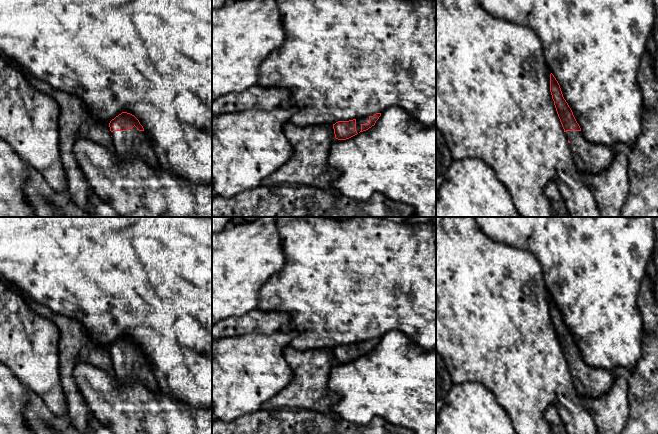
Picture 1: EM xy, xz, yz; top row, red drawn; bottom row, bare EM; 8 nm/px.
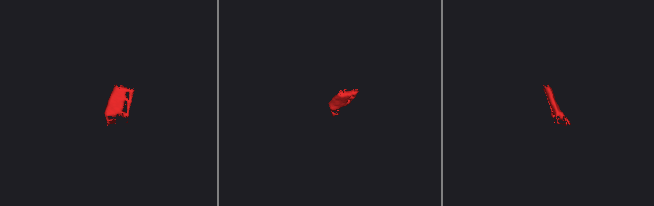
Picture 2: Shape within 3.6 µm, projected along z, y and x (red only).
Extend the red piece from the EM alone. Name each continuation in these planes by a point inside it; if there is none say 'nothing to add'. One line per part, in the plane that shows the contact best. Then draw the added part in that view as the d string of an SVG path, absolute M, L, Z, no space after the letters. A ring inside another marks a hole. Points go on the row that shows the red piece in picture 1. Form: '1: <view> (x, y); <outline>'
1: xz (365, 120); M369 117L356 119L356 131L359 133L361 131L362 124L369 124Z

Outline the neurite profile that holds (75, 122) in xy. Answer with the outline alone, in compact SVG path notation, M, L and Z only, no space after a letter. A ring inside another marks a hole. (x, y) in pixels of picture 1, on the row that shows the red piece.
M10 58L6 60L13 66L19 68L30 84L37 90L51 96L60 107L60 152L66 173L68 189L74 202L83 208L88 206L88 193L91 187L76 161L74 155L74 144L80 137L90 139L105 146L112 152L112 135L108 123L96 120L86 111L84 103L76 96L51 87L45 81L28 75L16 62Z

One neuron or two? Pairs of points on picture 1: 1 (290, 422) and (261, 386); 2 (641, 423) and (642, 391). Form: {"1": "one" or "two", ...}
{"1": "two", "2": "one"}

